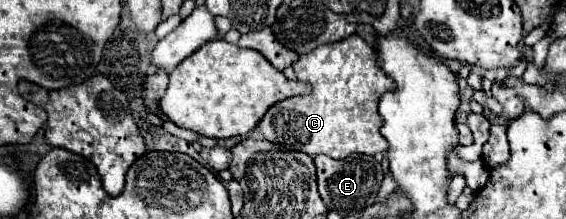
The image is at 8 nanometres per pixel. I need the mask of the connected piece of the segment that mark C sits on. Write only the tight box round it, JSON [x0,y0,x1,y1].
[256,35,394,159]

